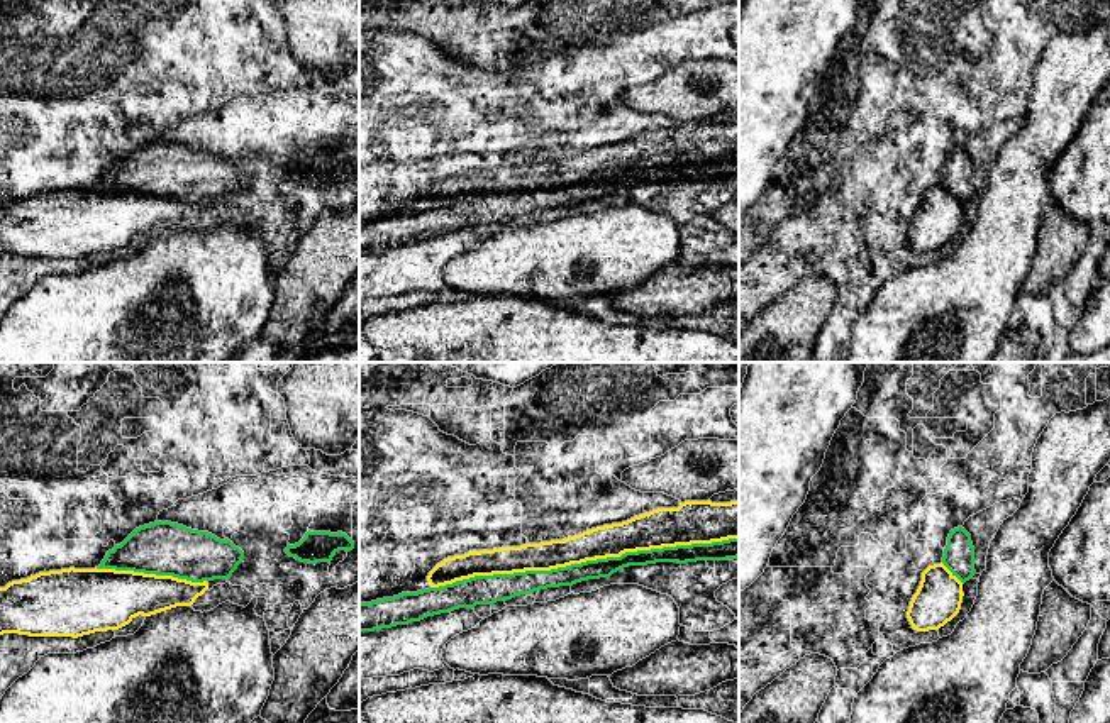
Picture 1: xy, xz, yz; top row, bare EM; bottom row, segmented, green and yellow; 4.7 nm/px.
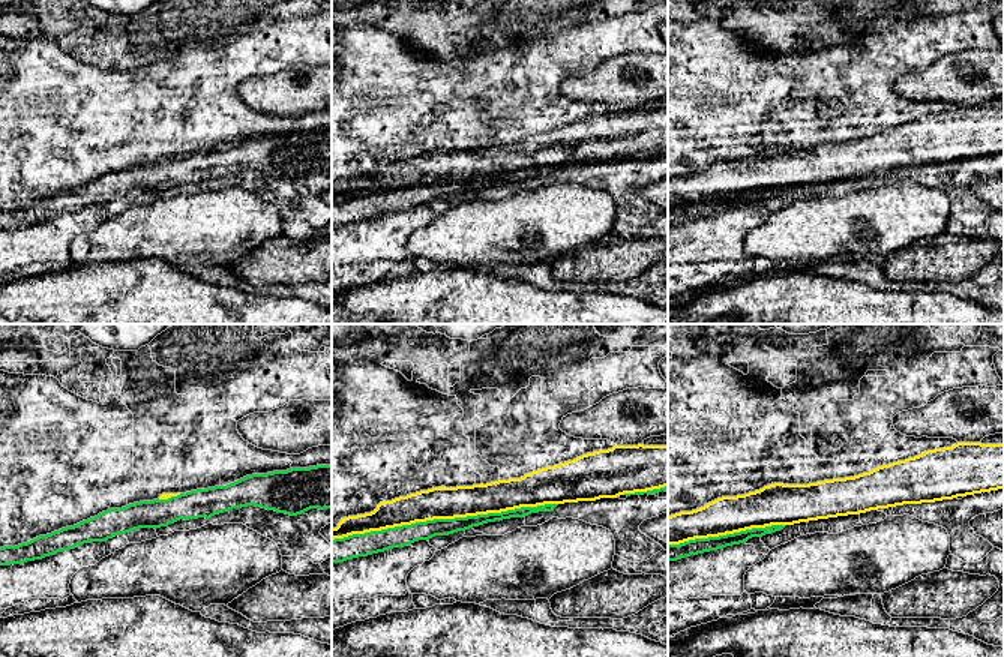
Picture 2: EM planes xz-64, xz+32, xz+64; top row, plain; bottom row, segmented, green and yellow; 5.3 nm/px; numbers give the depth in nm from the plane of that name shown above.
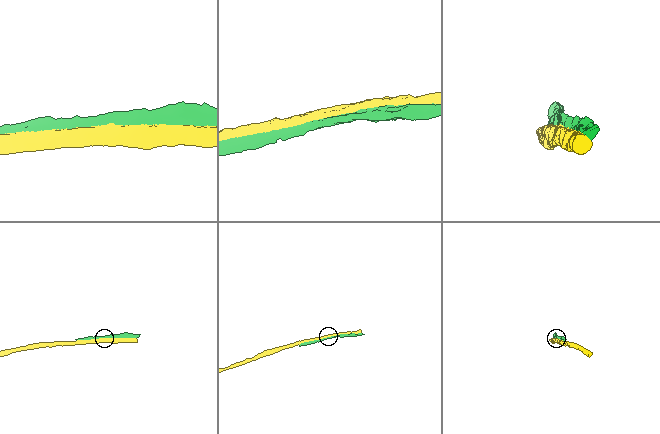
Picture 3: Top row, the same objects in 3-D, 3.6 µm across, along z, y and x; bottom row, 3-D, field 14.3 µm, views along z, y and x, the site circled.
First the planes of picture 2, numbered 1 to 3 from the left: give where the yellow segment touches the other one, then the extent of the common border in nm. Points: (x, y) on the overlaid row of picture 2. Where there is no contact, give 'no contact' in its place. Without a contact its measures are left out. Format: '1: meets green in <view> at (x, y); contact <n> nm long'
1: meets green in xz-64 at (168, 498); contact 130 nm long
2: meets green in xz+32 at (444, 519); contact 1200 nm long
3: meets green in xz+64 at (727, 534); contact 650 nm long

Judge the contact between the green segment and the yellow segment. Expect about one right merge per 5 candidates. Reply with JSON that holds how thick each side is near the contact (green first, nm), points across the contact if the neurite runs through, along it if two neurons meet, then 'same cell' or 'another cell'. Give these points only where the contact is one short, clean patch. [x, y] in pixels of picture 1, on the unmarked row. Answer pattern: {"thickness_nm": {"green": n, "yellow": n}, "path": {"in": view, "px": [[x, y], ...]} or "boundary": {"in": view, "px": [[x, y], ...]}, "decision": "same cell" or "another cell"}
{"thickness_nm": {"green": 100, "yellow": 160}, "decision": "another cell"}

